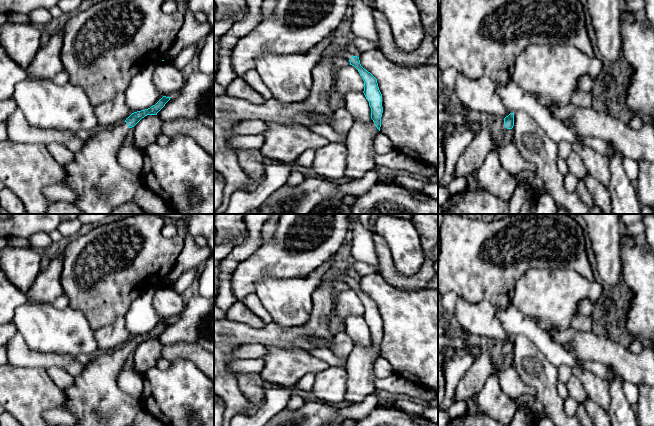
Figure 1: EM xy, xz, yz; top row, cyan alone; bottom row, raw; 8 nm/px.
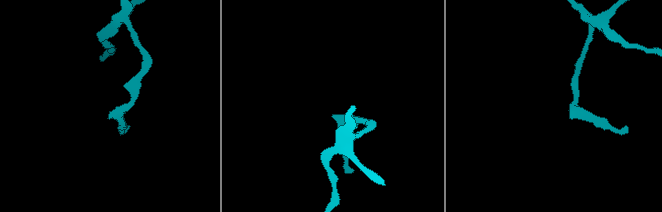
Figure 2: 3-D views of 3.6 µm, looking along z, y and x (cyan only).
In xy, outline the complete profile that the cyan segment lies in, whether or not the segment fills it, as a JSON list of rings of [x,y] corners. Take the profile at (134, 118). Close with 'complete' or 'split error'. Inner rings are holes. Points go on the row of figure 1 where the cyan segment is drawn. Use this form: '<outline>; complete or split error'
[[[163,96],[155,105],[132,113],[113,129],[104,128],[85,141],[80,151],[74,153],[73,160],[64,165],[66,173],[64,186],[76,195],[73,205],[77,206],[84,214],[110,214],[114,208],[132,200],[136,191],[143,186],[141,173],[125,169],[118,162],[118,151],[124,145],[124,138],[128,130],[145,116],[157,115],[170,98]]]; split error

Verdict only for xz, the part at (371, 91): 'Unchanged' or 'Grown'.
Grown

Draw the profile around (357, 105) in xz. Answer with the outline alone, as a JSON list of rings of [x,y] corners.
[[[349,92],[345,96],[344,107],[354,121],[368,122],[371,118],[371,108],[363,92]]]

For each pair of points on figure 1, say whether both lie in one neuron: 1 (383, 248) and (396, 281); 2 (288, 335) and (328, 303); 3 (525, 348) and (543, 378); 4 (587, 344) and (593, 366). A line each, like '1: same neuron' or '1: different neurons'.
1: same neuron
2: same neuron
3: same neuron
4: different neurons

